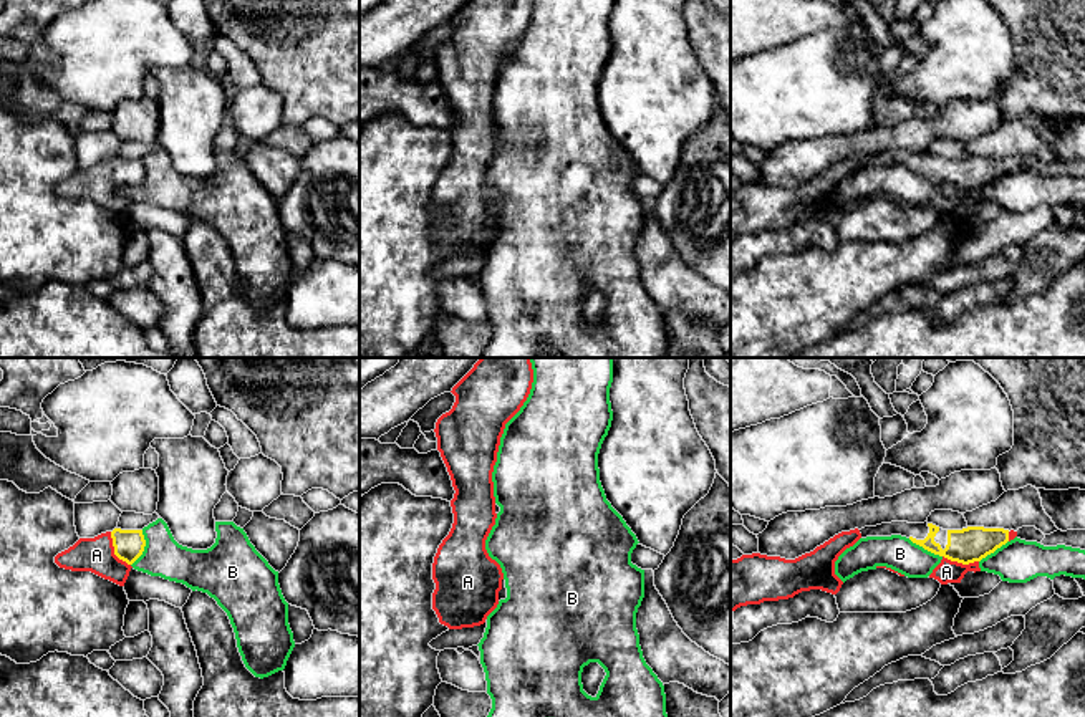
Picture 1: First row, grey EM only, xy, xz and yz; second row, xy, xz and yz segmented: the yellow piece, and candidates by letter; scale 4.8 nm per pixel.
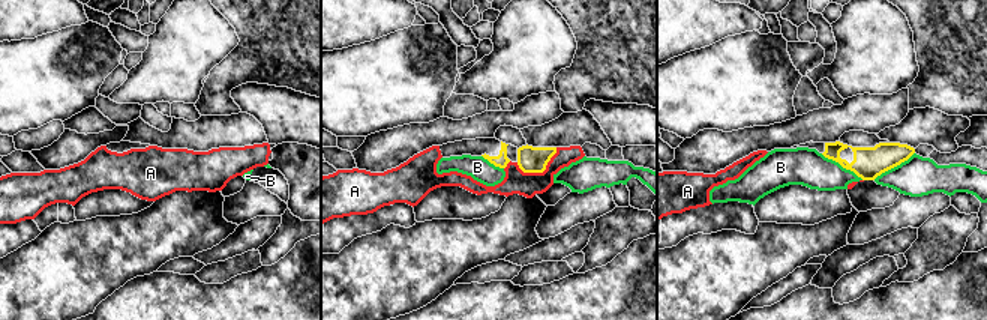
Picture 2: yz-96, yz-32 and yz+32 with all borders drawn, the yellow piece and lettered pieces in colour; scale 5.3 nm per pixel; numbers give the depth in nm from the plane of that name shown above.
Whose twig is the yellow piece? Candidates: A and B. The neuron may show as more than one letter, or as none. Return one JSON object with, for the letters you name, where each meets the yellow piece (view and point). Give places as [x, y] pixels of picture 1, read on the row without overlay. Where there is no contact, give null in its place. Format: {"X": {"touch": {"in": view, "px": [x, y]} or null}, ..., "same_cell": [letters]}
{"A": {"touch": {"in": "xy", "px": [115, 179]}}, "same_cell": ["A"]}

